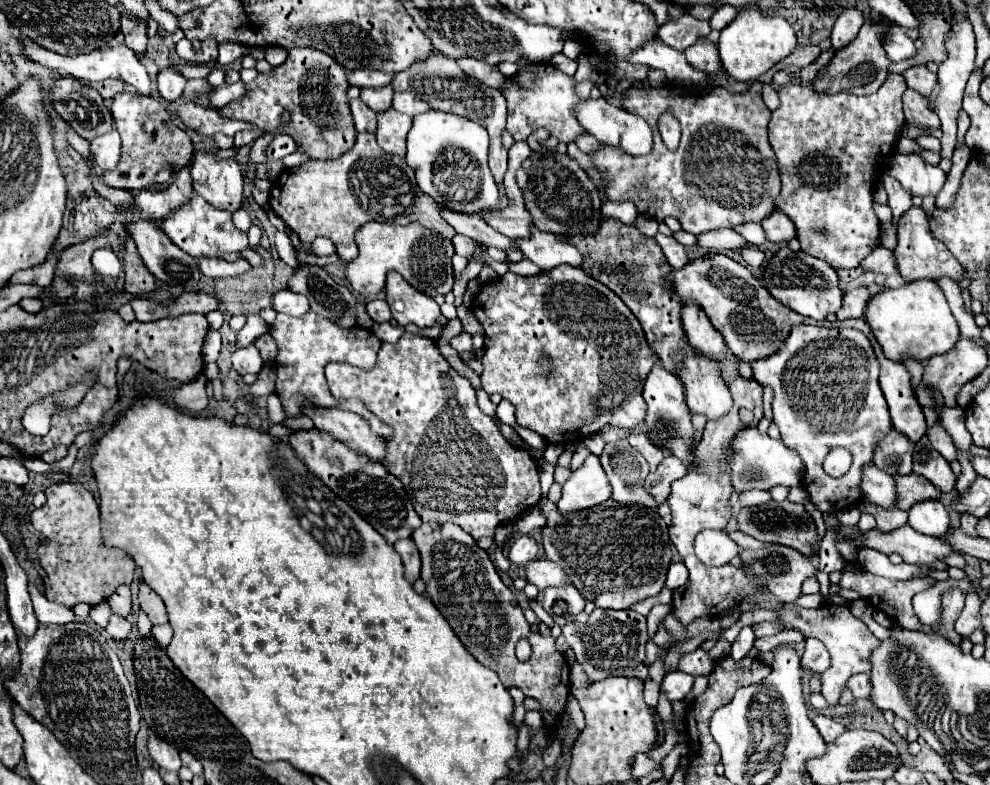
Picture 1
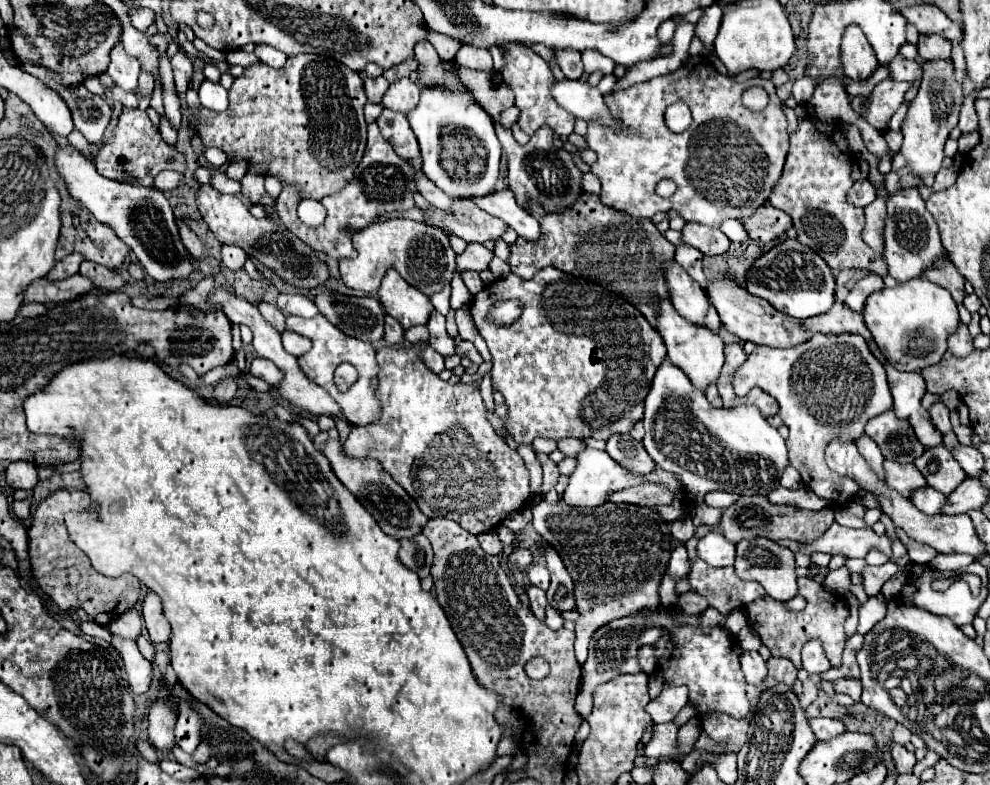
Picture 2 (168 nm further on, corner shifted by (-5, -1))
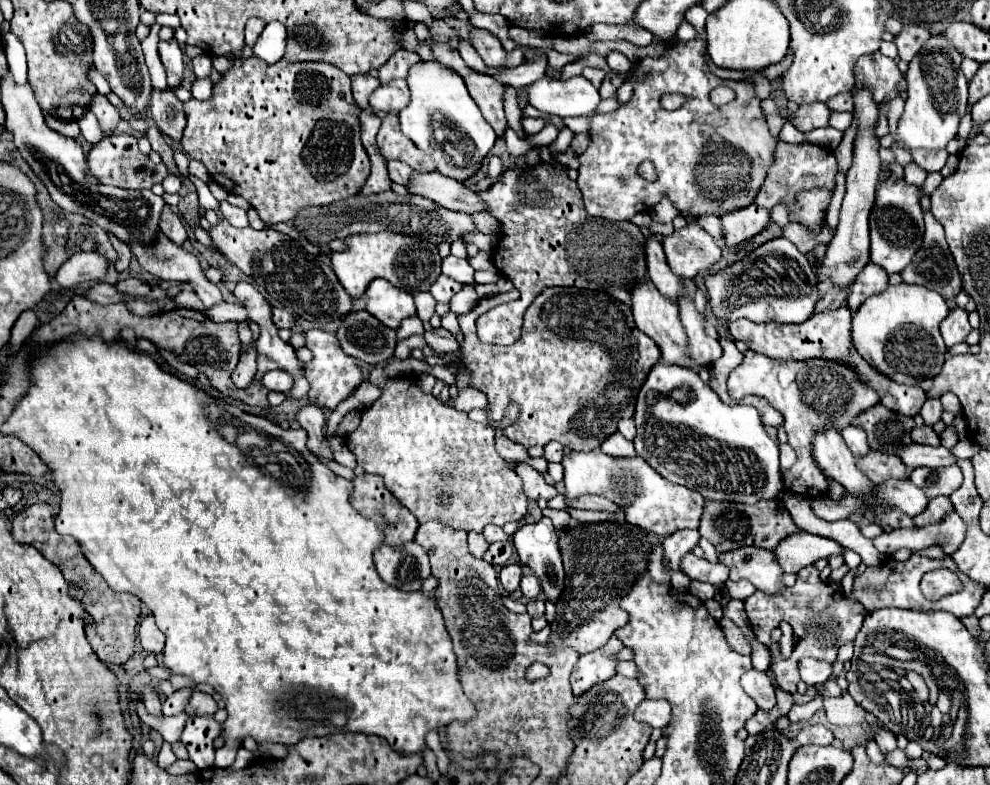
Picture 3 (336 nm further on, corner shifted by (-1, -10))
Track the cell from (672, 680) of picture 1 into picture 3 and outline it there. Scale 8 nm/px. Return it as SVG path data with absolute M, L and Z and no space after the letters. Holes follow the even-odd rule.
M644 700L644 702L640 702L638 710L634 712L634 718L638 718L638 722L650 724L652 728L664 730L672 720L670 702L666 702L666 700Z

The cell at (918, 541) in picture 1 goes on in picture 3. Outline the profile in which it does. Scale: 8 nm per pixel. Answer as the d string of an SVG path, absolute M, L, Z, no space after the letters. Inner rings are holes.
M808 532L792 534L780 544L782 546L778 546L774 552L784 572L800 572L804 566L810 566L816 560L828 560L844 554L844 548L838 542Z

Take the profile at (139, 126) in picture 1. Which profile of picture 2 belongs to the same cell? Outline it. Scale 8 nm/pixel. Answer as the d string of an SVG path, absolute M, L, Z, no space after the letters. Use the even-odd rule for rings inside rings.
M124 109L122 115L118 117L118 123L112 131L112 137L100 145L98 155L94 157L94 165L98 173L104 177L116 179L116 181L130 181L130 183L140 183L140 185L152 185L154 177L160 171L178 171L184 173L186 163L184 155L176 147L170 147L162 141L160 133L154 129L150 123L148 115L140 109Z

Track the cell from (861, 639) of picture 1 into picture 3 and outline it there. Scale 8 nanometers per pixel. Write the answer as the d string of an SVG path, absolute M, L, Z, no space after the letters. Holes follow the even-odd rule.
M814 566L802 568L798 572L796 584L792 588L782 590L782 594L766 596L764 592L754 592L752 596L744 600L744 606L746 606L746 616L756 638L770 649L772 659L769 670L773 673L779 687L790 694L797 692L797 684L801 680L798 677L798 662L802 658L816 658L816 660L826 660L828 664L832 664L836 660L836 652L840 644L856 638L862 626L862 620L866 616L864 606L844 598L838 584L822 582ZM782 620L790 622L790 626L794 628L794 634L798 636L798 646L794 648L794 654L790 658L782 658L778 643L770 640L770 632Z

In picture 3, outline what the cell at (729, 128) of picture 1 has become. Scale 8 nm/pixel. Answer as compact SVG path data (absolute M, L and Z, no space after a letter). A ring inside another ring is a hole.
M696 38L690 42L674 42L674 46L666 46L666 54L660 60L644 58L638 62L632 70L632 76L638 78L634 96L622 104L614 112L606 114L594 114L590 118L590 130L588 138L590 144L584 154L578 156L580 168L578 168L578 188L584 198L584 206L590 216L596 218L608 218L608 220L630 220L638 212L650 212L660 200L662 194L668 194L670 202L676 206L680 216L686 220L694 220L700 216L722 216L734 210L742 210L750 204L754 204L754 198L758 196L758 190L766 178L766 170L774 164L774 150L778 144L778 138L772 136L766 116L762 112L762 102L754 92L754 86L750 82L736 82L736 80L720 80L716 78L708 64L706 64L706 42ZM642 72L648 72L646 78L642 78ZM714 86L730 86L736 92L736 100L726 106L714 106L708 100L708 92ZM666 92L680 92L686 94L690 100L674 110L668 112L660 108L660 96ZM644 160L650 160L656 170L656 180L648 182L638 172L640 164Z

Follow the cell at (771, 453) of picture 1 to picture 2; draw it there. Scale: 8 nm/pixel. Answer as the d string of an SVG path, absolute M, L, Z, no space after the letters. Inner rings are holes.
M664 359L656 369L652 387L644 401L644 447L654 463L680 477L686 491L696 499L710 491L730 491L738 495L768 495L776 487L780 487L780 477L784 467L788 465L788 451L782 435L776 427L772 427L766 417L760 413L756 405L738 405L732 409L726 407L712 407L706 399L704 391L692 385L688 375Z

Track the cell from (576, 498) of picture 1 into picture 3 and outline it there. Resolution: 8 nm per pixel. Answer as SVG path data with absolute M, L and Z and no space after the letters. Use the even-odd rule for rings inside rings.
M572 452L562 458L566 504L584 496L600 494L608 500L628 508L634 506L634 524L646 528L658 536L670 536L684 528L698 528L704 510L704 498L688 490L686 486L672 484L656 474L640 456L636 458L612 458L602 452Z

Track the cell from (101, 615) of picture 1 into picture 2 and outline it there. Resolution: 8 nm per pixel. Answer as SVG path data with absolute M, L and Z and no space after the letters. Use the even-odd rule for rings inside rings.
M112 635L112 645L122 655L124 669L128 673L128 683L130 683L132 693L136 693L136 695L146 693L148 687L150 687L150 681L152 681L150 661L146 661L142 657L142 653L138 651L138 645L134 641L126 641L126 639L118 637L118 635Z

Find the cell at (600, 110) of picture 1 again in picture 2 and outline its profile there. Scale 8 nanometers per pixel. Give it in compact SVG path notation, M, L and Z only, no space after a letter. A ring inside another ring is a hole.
M582 79L556 81L554 87L552 87L552 97L562 109L572 113L574 117L580 117L584 121L600 117L602 123L618 127L618 123L612 121L612 117L606 113L600 89L598 87L590 87Z

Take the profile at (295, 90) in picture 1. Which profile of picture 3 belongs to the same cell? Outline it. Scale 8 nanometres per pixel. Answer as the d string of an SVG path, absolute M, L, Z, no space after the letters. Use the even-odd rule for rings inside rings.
M260 58L234 60L234 66L214 86L208 102L184 102L188 126L182 148L204 162L212 180L230 194L244 196L266 224L292 222L308 206L328 206L354 196L370 174L370 160L360 142L360 108L352 98L350 76L328 62L286 62L268 66Z

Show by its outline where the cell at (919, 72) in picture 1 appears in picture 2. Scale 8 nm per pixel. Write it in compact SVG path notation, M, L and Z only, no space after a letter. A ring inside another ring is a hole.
M900 53L888 61L890 77L896 81L918 81L922 79L922 67L916 61L904 59Z

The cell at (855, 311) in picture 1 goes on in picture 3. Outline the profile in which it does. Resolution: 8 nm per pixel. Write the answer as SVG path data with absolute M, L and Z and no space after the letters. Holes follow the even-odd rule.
M872 262L866 264L864 270L856 276L854 284L850 286L850 296L848 296L850 310L856 312L868 296L880 294L886 288L888 288L888 274L880 266L874 266Z

